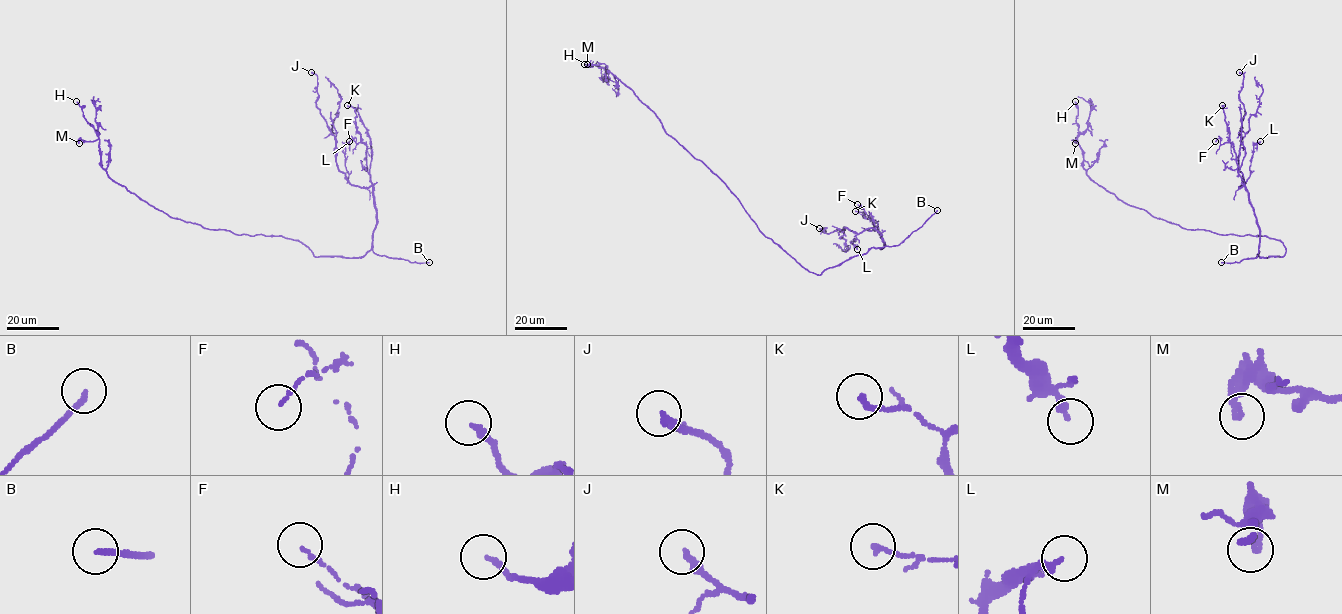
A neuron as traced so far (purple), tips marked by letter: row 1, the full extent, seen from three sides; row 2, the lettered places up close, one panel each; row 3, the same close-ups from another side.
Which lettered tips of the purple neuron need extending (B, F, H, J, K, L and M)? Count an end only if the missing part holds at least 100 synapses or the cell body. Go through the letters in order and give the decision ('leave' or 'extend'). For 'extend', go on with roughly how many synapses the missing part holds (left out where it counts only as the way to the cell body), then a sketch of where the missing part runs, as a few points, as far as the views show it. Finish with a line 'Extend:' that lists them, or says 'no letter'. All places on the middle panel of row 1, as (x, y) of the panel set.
B: extend | (937, 210), (952, 199), (947, 200), (950, 183), (956, 184)
F: leave
H: leave
J: leave
K: leave
L: leave
M: leave
Extend: B

